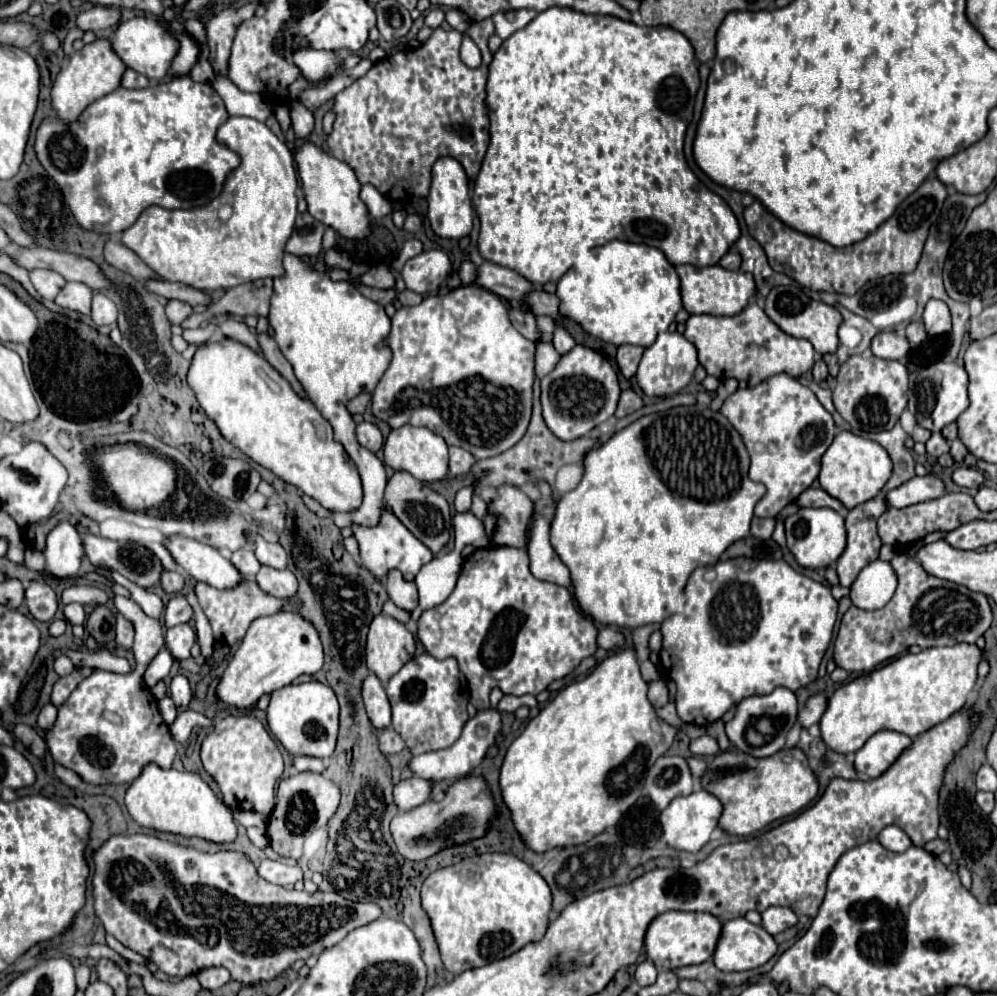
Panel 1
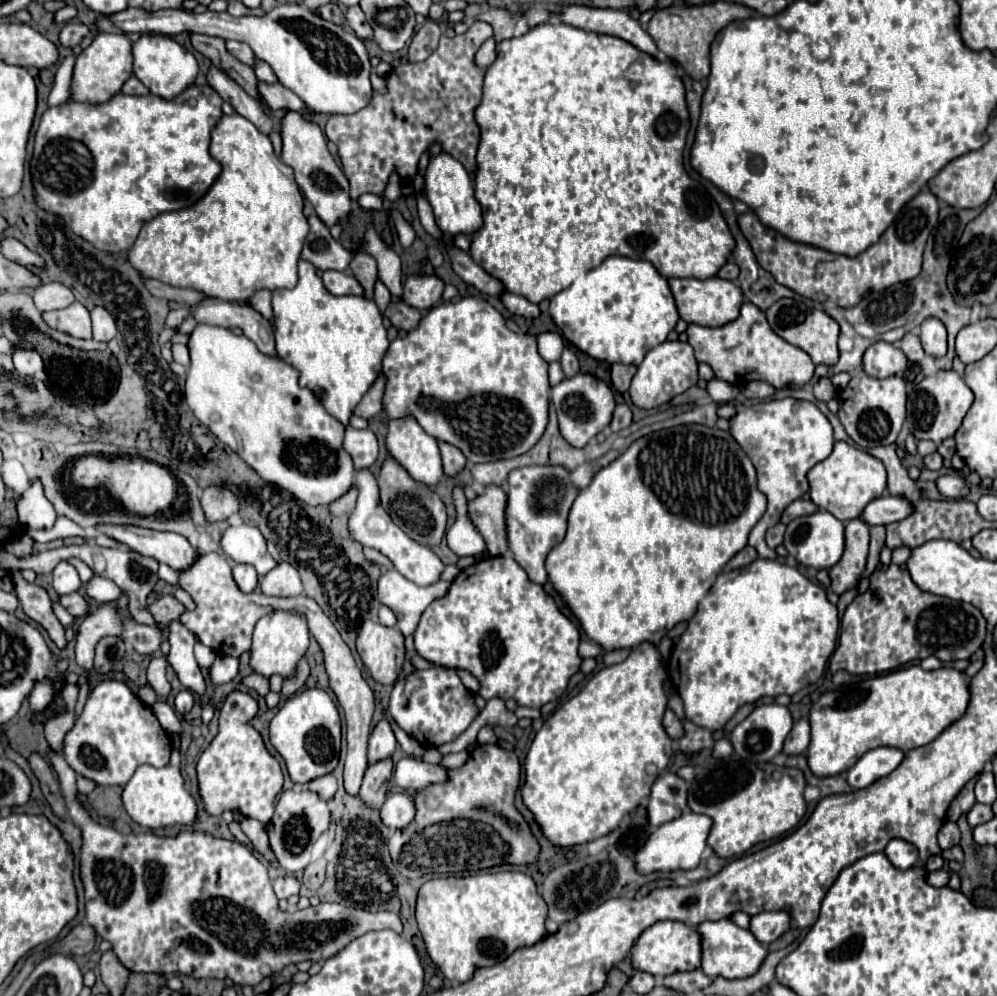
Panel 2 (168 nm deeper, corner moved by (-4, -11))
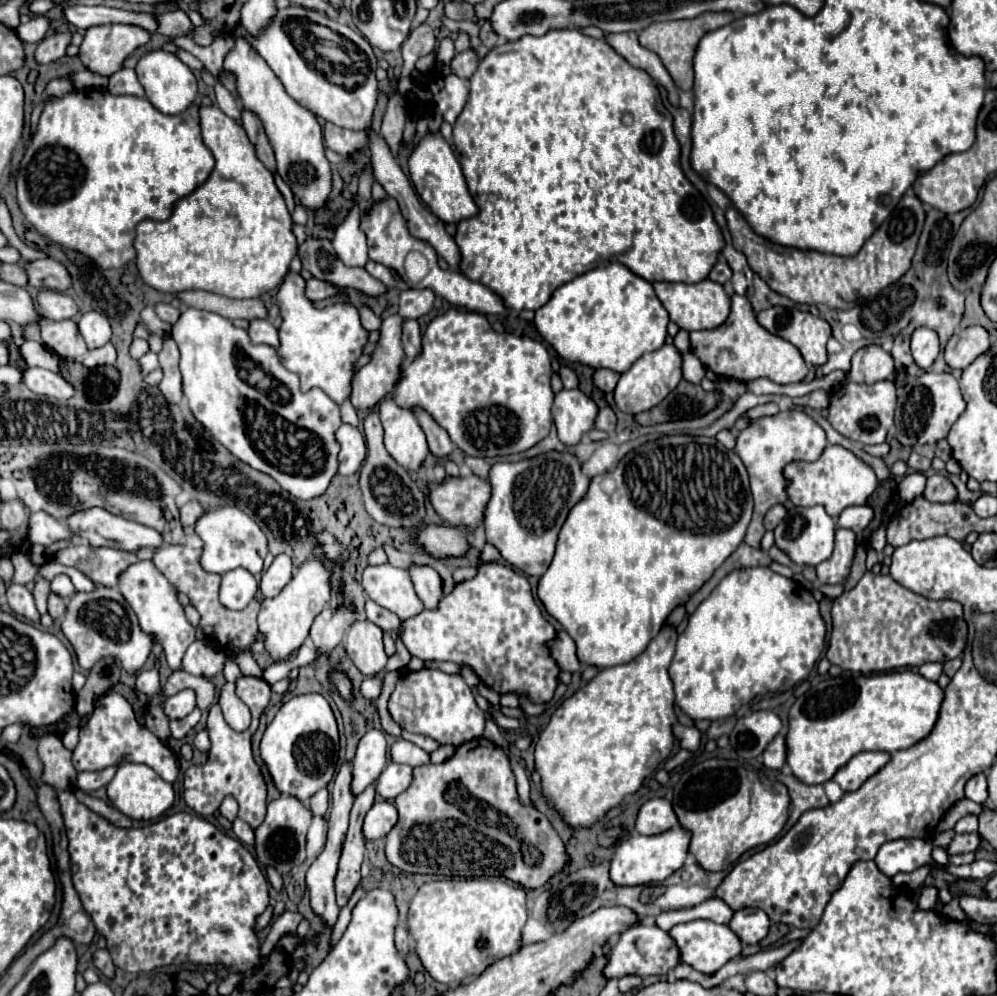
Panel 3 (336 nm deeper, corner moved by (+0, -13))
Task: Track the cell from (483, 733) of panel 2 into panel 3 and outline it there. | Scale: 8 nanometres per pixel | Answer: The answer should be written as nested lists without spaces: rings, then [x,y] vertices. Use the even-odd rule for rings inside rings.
[[[501,563],[481,565],[477,577],[459,583],[435,611],[425,609],[401,625],[403,645],[413,657],[469,665],[493,691],[527,693],[533,703],[547,703],[557,689],[559,667],[543,645],[553,637],[555,629],[533,601],[529,581]]]

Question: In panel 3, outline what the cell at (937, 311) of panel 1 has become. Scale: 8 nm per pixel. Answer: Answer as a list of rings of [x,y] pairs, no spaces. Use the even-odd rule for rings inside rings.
[[[927,327],[915,329],[915,333],[911,335],[911,353],[913,353],[915,363],[921,369],[927,371],[933,365],[933,361],[937,359],[939,351],[941,351],[939,337],[935,335],[933,329],[927,329]]]

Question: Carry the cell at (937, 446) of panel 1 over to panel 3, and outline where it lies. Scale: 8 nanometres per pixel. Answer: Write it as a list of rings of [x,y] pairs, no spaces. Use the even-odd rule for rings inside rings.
[[[911,453],[909,455],[909,459],[907,459],[907,465],[909,467],[913,467],[915,471],[921,471],[921,473],[925,473],[925,471],[929,471],[931,469],[931,459],[927,459],[927,457],[923,457],[923,455],[919,455],[919,453]]]

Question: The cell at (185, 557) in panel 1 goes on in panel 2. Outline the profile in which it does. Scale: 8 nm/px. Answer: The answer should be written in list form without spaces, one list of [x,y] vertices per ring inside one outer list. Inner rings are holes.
[[[99,525],[99,529],[127,549],[153,557],[175,571],[189,569],[195,563],[195,557],[199,557],[189,541],[177,533],[161,533],[133,525]]]

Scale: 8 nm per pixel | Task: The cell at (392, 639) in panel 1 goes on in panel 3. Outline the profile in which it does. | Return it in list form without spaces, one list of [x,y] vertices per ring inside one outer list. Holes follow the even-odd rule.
[[[355,621],[345,637],[345,651],[363,675],[373,677],[385,669],[387,655],[383,651],[383,631],[375,623]]]

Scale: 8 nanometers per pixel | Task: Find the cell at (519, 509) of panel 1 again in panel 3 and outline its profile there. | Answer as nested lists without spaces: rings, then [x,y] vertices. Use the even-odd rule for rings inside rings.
[[[477,475],[445,477],[441,483],[429,483],[429,503],[437,515],[449,525],[463,525],[475,531],[483,519],[483,509],[489,501],[491,487]]]

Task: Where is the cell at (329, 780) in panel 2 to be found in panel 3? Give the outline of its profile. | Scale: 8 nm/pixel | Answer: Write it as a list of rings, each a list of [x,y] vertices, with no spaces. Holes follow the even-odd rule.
[[[327,789],[317,791],[317,793],[309,799],[309,809],[313,811],[313,815],[323,817],[325,811],[327,811],[327,805],[329,805],[329,793],[327,793]]]

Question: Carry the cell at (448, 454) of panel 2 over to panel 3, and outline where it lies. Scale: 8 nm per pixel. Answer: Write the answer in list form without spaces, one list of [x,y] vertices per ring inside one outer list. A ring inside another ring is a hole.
[[[413,407],[411,409],[417,417],[417,421],[421,423],[421,429],[423,433],[427,435],[427,443],[429,443],[429,451],[439,457],[439,459],[445,459],[451,451],[453,451],[453,443],[447,435],[447,431],[443,431],[443,427],[439,427],[435,423],[435,419],[431,419],[431,415],[427,411],[423,411],[421,407]]]

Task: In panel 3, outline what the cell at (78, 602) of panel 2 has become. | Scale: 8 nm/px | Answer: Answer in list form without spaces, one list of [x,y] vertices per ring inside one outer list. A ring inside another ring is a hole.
[[[49,593],[49,599],[47,599],[47,611],[49,611],[49,615],[57,621],[57,619],[61,619],[63,615],[65,615],[65,601],[59,597],[59,595],[55,595],[55,593]]]

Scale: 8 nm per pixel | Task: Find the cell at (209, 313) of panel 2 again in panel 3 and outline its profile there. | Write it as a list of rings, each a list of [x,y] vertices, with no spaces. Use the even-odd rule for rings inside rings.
[[[255,319],[249,327],[249,337],[253,343],[263,343],[269,347],[279,347],[279,331],[267,319]]]

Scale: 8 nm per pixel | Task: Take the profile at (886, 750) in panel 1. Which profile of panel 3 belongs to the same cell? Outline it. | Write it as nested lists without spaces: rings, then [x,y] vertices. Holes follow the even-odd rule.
[[[869,751],[855,755],[847,765],[843,765],[833,781],[839,783],[843,791],[857,791],[871,775],[875,775],[887,761],[891,759],[889,753],[883,751]]]

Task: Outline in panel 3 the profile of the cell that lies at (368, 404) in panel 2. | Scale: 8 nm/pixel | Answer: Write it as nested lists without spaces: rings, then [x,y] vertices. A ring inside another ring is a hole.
[[[401,315],[385,317],[379,331],[381,331],[381,337],[377,341],[375,351],[371,353],[371,361],[355,373],[353,389],[351,389],[351,403],[353,403],[353,407],[365,409],[365,411],[371,409],[381,399],[385,399],[389,393],[395,391],[395,385],[401,379],[401,365],[403,365],[403,359],[405,359],[405,353],[403,353],[403,347],[401,347],[403,317]]]

